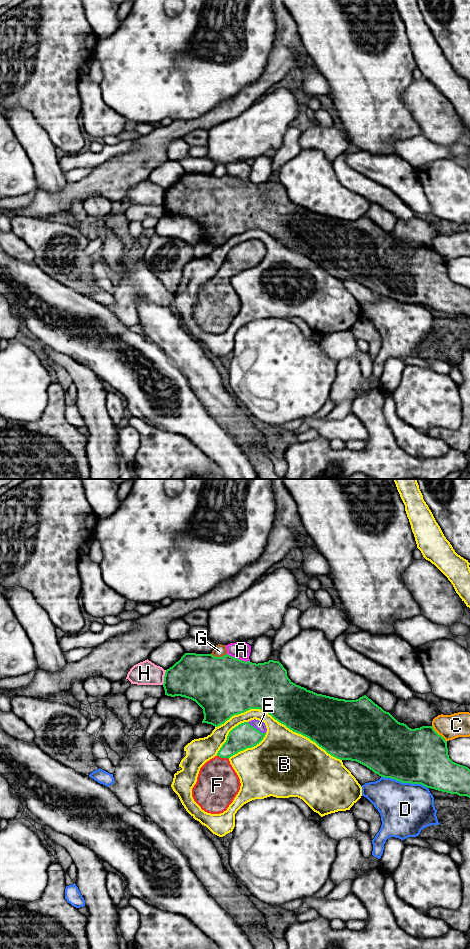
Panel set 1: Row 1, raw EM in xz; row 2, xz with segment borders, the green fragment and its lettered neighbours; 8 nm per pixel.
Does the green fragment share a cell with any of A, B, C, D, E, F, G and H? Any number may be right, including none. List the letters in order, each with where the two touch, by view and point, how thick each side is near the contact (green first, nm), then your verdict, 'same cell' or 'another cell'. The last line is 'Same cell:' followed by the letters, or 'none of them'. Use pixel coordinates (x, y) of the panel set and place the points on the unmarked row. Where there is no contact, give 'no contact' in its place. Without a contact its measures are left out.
A: meets green in xz at (238, 179); 480 nm thick on the green side, 140 nm on the other; another cell
B: meets green in xz at (278, 241); 360 nm thick on the green side, 360 nm on the other; another cell
C: meets green in xz at (437, 253); 440 nm thick on the green side, 190 nm on the other; another cell
D: meets green in xz at (404, 302); 440 nm thick on the green side, 420 nm on the other; another cell
E: meets green in xz at (255, 248); 200 nm thick on the green side, 80 nm on the other; same cell
F: meets green in xz at (223, 277); 200 nm thick on the green side, 340 nm on the other; same cell
G: meets green in xz at (219, 177); 480 nm thick on the green side, 100 nm on the other; another cell
H: meets green in xz at (164, 197); 360 nm thick on the green side, 190 nm on the other; another cell
Same cell: E, F

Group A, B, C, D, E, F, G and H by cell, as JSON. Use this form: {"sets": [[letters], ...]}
{"sets": [["A"], ["B"], ["C"], ["D"], ["E", "F"], ["G"], ["H"]]}

